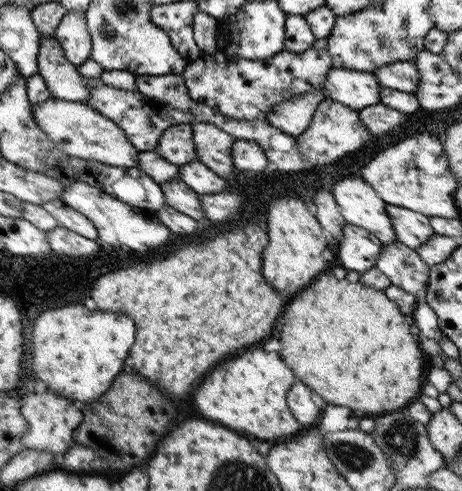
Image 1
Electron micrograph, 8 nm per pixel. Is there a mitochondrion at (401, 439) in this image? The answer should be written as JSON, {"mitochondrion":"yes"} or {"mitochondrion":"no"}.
{"mitochondrion":"yes"}

